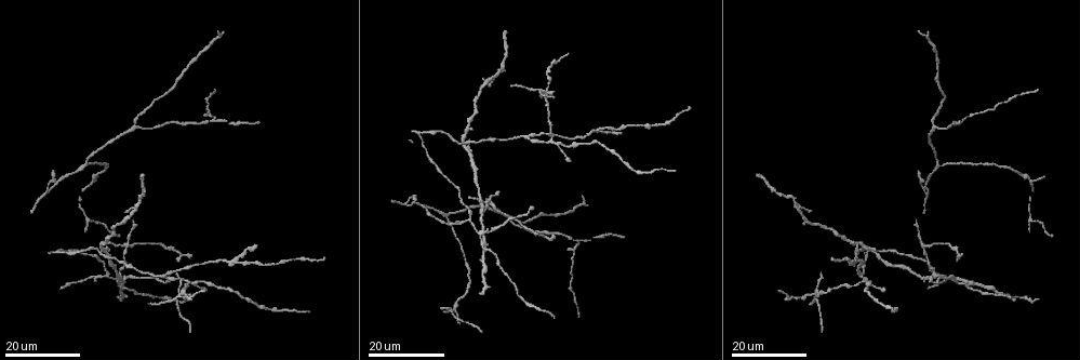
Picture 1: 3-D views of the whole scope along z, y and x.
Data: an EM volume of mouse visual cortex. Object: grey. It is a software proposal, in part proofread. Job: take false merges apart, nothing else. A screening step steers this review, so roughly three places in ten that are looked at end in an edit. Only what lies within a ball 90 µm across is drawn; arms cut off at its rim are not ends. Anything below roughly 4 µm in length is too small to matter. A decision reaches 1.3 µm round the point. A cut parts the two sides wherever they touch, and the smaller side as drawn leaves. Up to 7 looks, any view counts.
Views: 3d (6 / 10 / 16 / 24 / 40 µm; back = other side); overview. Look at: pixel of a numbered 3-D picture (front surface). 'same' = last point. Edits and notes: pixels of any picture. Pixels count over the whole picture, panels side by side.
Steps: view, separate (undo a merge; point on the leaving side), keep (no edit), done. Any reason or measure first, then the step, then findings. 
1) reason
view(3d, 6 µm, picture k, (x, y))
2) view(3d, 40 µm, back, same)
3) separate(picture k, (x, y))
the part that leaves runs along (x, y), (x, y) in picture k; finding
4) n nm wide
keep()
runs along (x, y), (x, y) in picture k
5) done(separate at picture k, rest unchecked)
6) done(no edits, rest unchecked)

three arms meet
view(3d, 16 µm, picture 1, (559, 144))

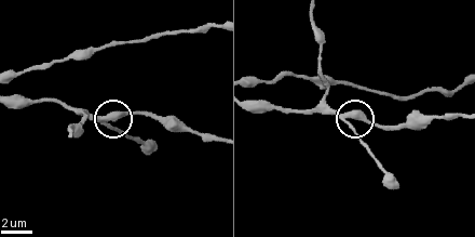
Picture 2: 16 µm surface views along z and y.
view(3d, 6 µm, picture 2, (108, 125))

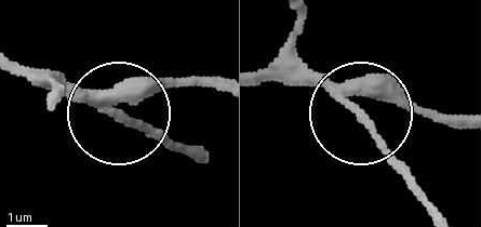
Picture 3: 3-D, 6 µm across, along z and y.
3 arms
keep()
runs along (25, 66), (76, 83), (197, 156) in picture 3; one neuron here

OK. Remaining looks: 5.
arms part here
view(3d, 16 µm, picture 1, (231, 260))

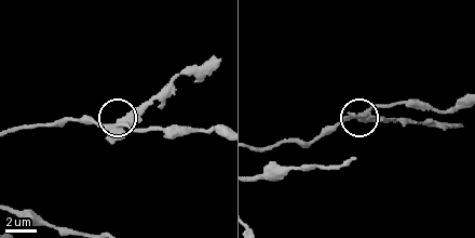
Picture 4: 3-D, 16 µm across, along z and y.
zoom in
view(3d, 10 µm, picture 4, (368, 111))

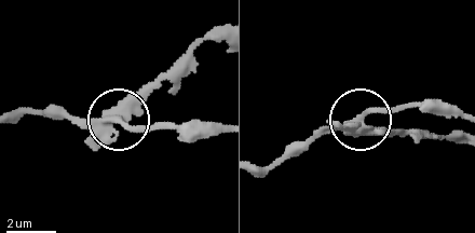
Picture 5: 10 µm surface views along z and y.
side arm 8 µm; 3 arms
separate(picture 5, (139, 100))
a second neuron is stuck on

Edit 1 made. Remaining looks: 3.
view(overview)

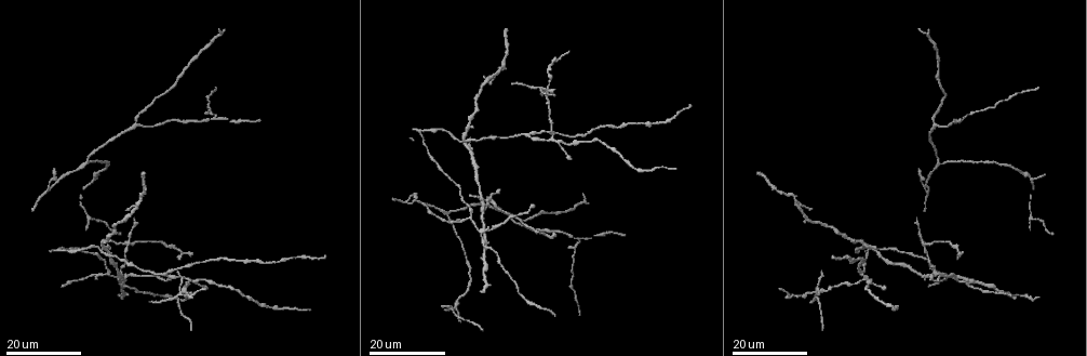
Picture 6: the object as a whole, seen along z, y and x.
a fork
view(3d, 24 µm, picture 6, (137, 125))

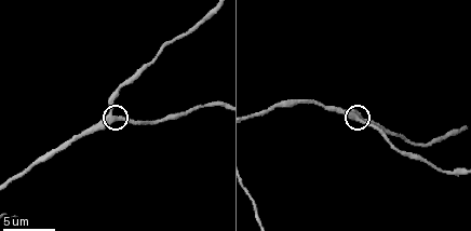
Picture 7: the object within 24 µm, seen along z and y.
view(3d, 10 µm, picture 7, (109, 116))

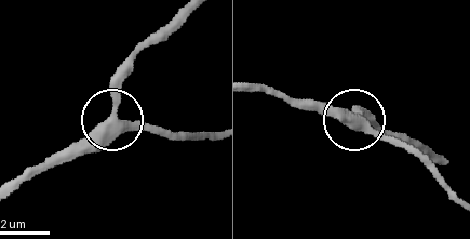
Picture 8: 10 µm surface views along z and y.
340 nm wide
keep()
continuous, no second neuron

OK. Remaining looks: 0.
done(separate at picture 5, rest unchecked)

